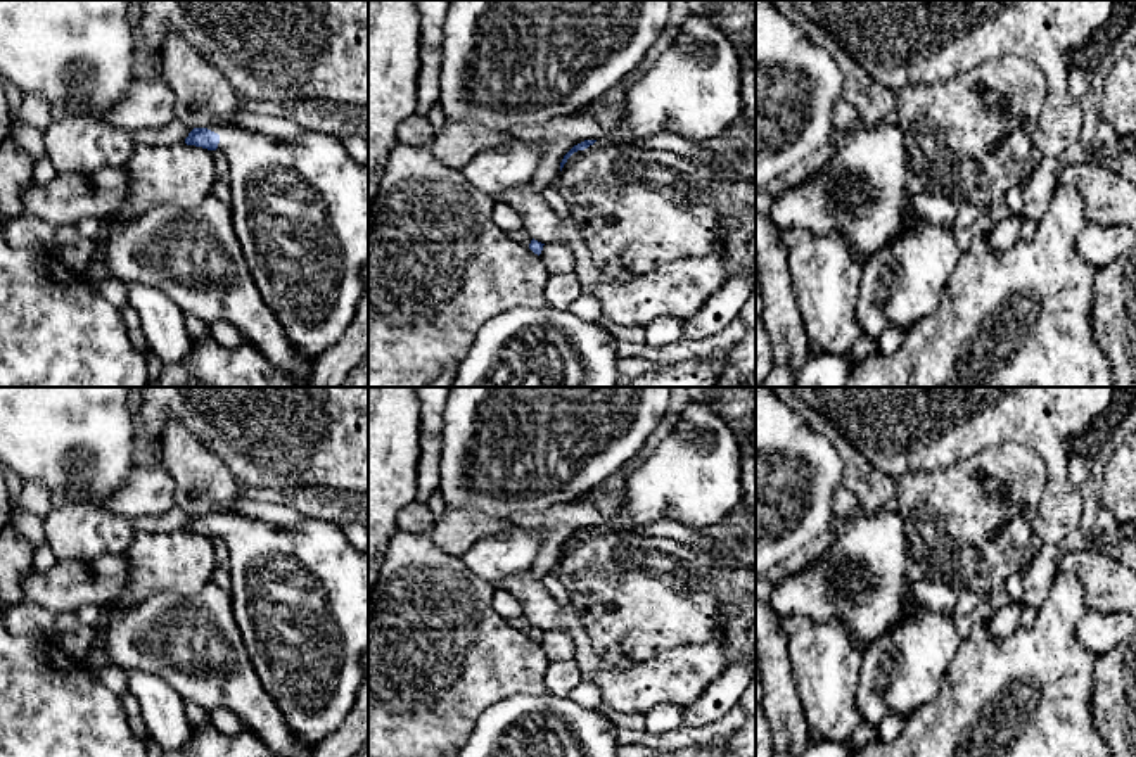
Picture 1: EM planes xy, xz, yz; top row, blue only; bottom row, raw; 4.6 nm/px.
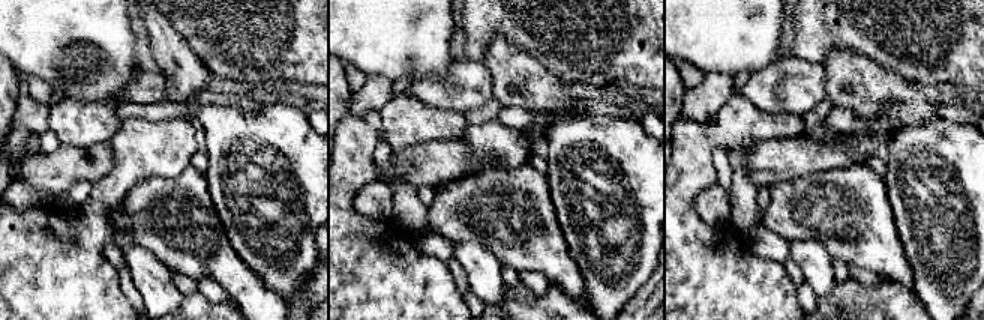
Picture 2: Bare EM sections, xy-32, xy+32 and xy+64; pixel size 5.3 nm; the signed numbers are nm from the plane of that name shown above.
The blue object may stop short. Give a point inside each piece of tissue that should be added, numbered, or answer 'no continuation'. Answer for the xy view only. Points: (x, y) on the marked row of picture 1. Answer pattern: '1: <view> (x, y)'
1: xy (299, 208)

